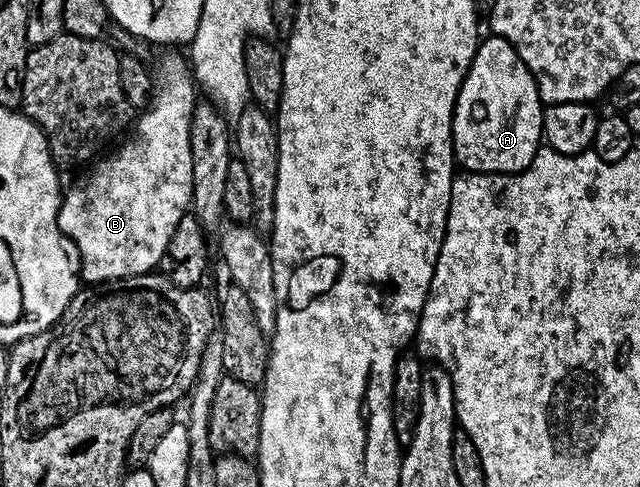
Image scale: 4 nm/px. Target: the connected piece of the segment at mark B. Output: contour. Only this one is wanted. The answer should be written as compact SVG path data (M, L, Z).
M168 55L159 64L158 74L156 70L150 105L133 123L134 135L115 154L99 157L85 171L82 183L63 193L58 226L72 246L74 241L83 283L101 284L134 274L149 274L166 255L176 224L190 210L190 119L196 105L194 90L196 83L187 59Z

